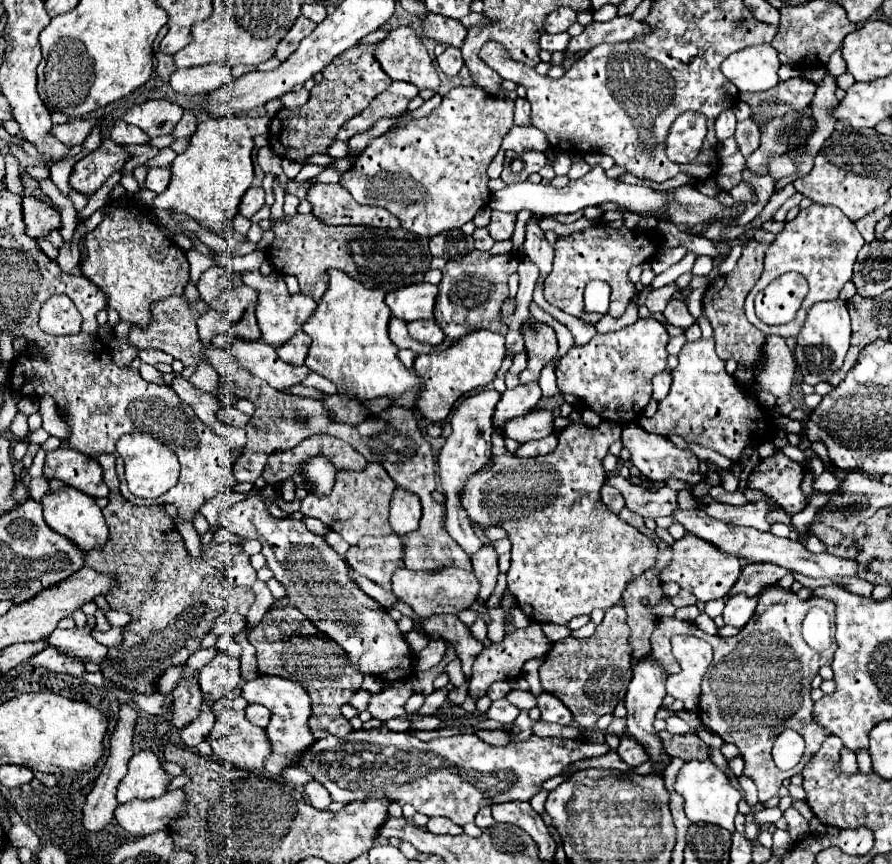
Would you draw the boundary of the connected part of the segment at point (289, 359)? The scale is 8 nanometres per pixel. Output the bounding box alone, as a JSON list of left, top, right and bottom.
[277,331,309,365]

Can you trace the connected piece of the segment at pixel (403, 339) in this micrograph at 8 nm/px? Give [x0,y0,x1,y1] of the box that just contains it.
[389,317,435,355]

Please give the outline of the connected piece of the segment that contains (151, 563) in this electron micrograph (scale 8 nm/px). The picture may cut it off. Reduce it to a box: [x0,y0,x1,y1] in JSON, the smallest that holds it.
[85,493,255,695]

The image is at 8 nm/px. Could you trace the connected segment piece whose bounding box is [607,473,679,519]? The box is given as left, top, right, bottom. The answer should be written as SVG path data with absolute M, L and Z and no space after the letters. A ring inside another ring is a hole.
M611 475L607 479L609 485L617 487L625 501L627 501L627 509L631 509L633 513L641 515L643 519L651 517L663 517L663 515L671 515L679 505L677 505L677 491L669 489L669 487L661 487L659 491L649 491L649 489L641 489L635 483L631 483L629 479L621 477L621 475Z

